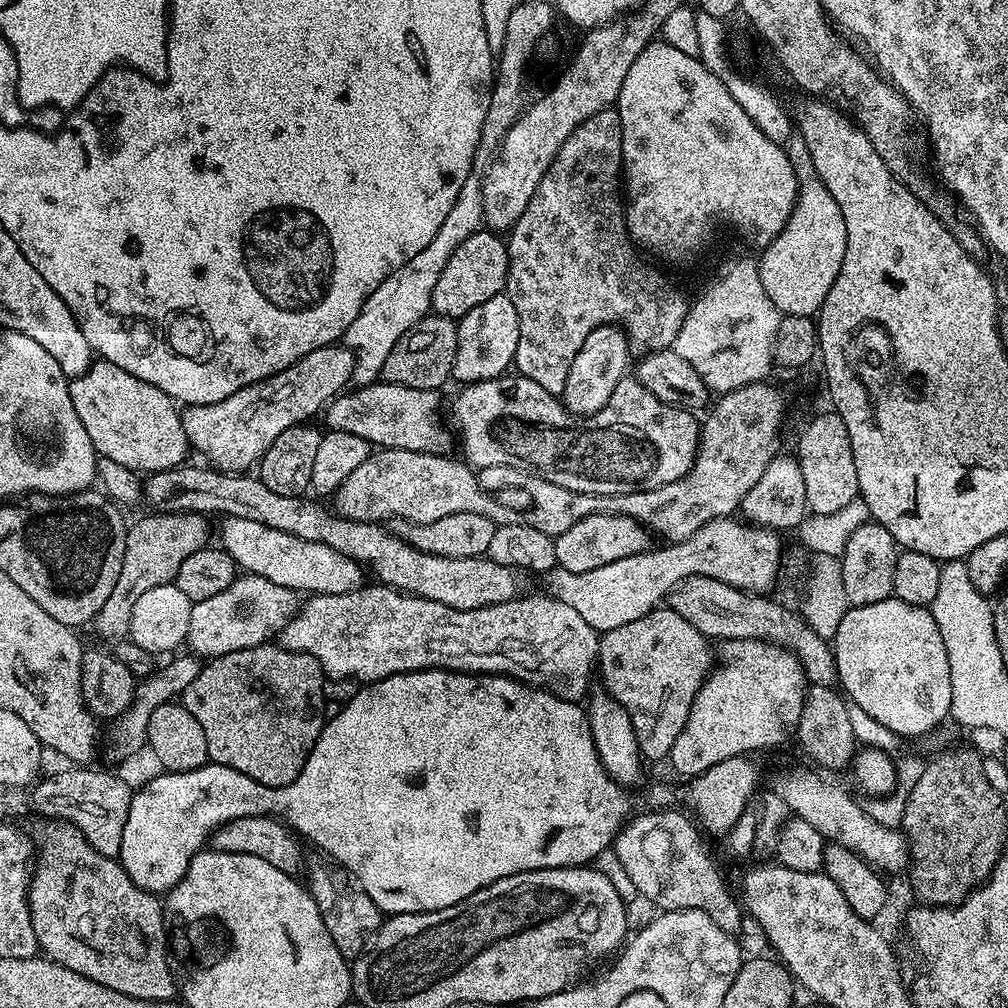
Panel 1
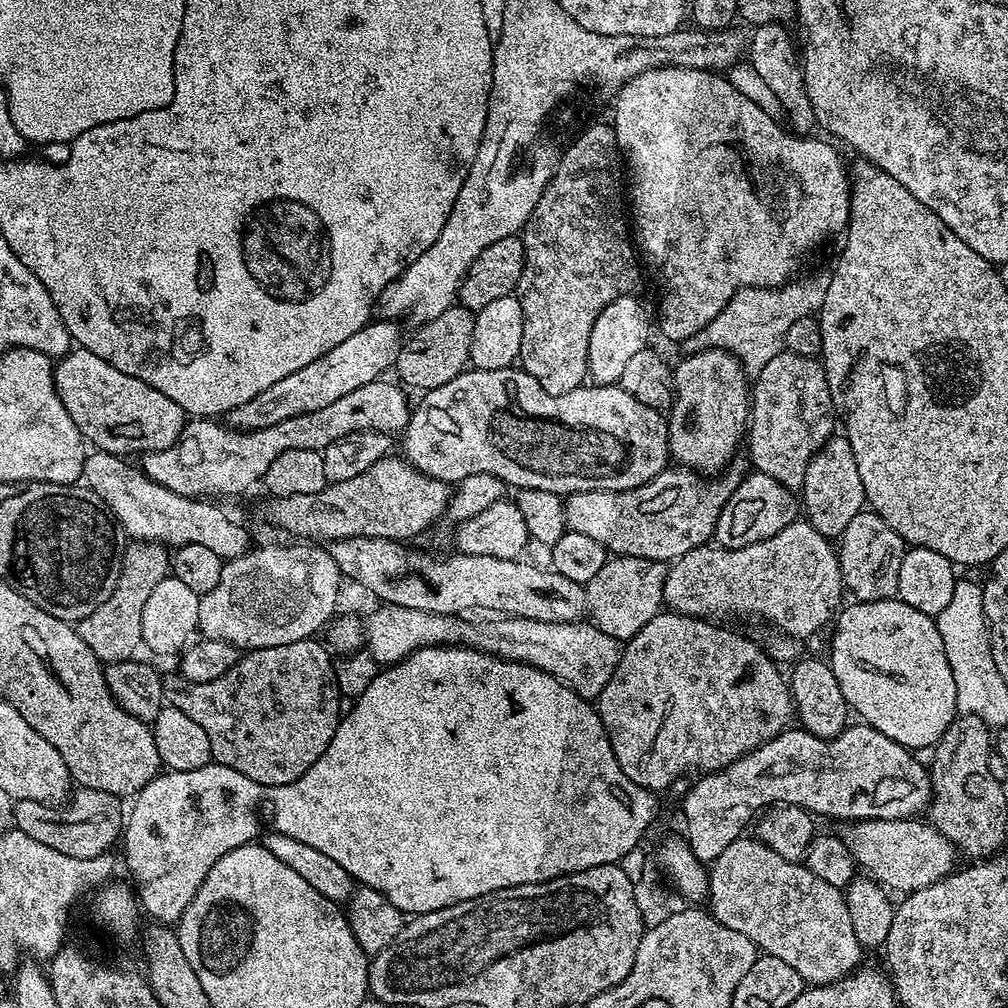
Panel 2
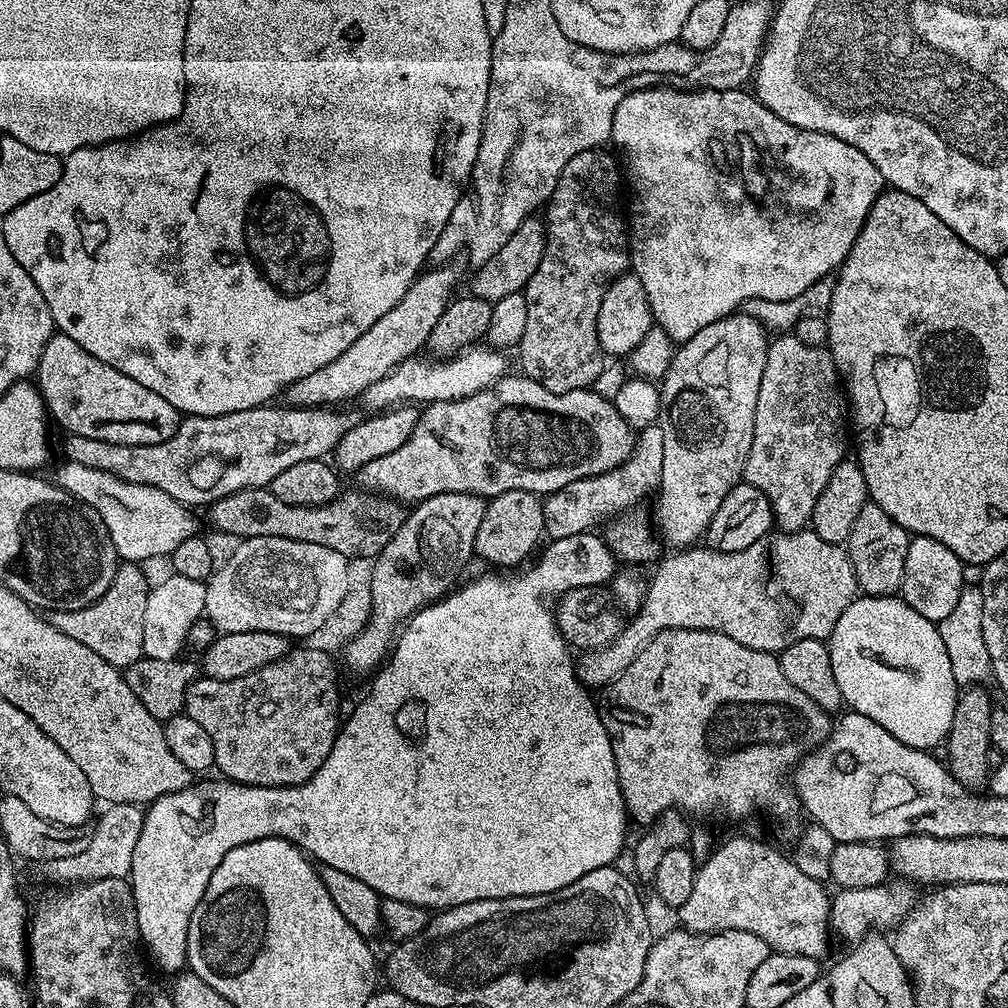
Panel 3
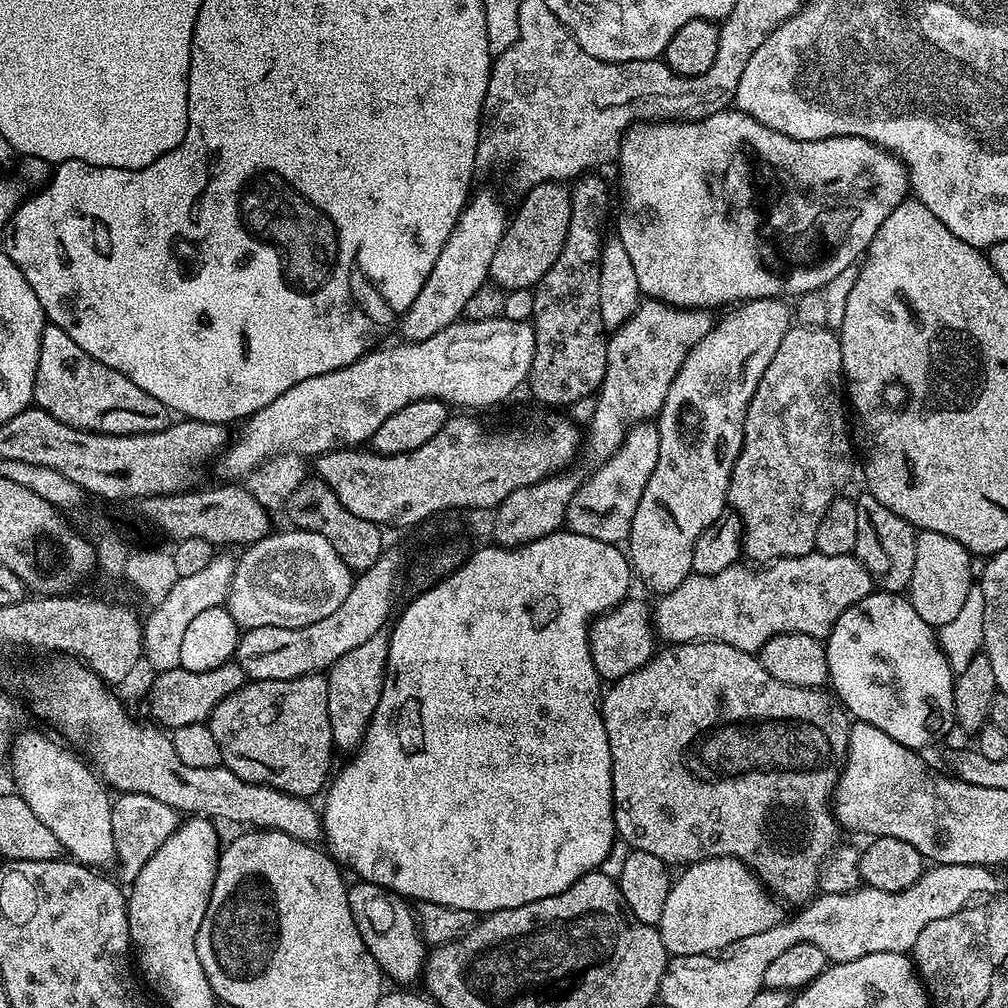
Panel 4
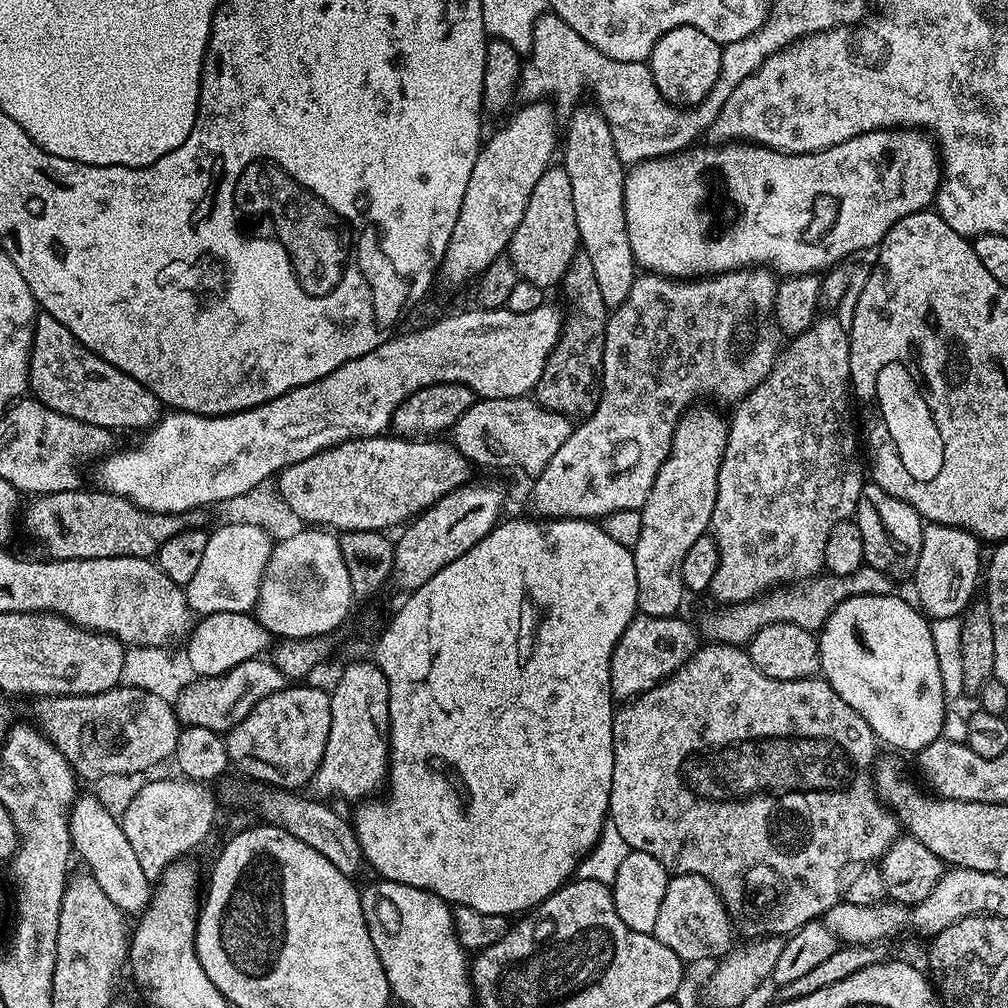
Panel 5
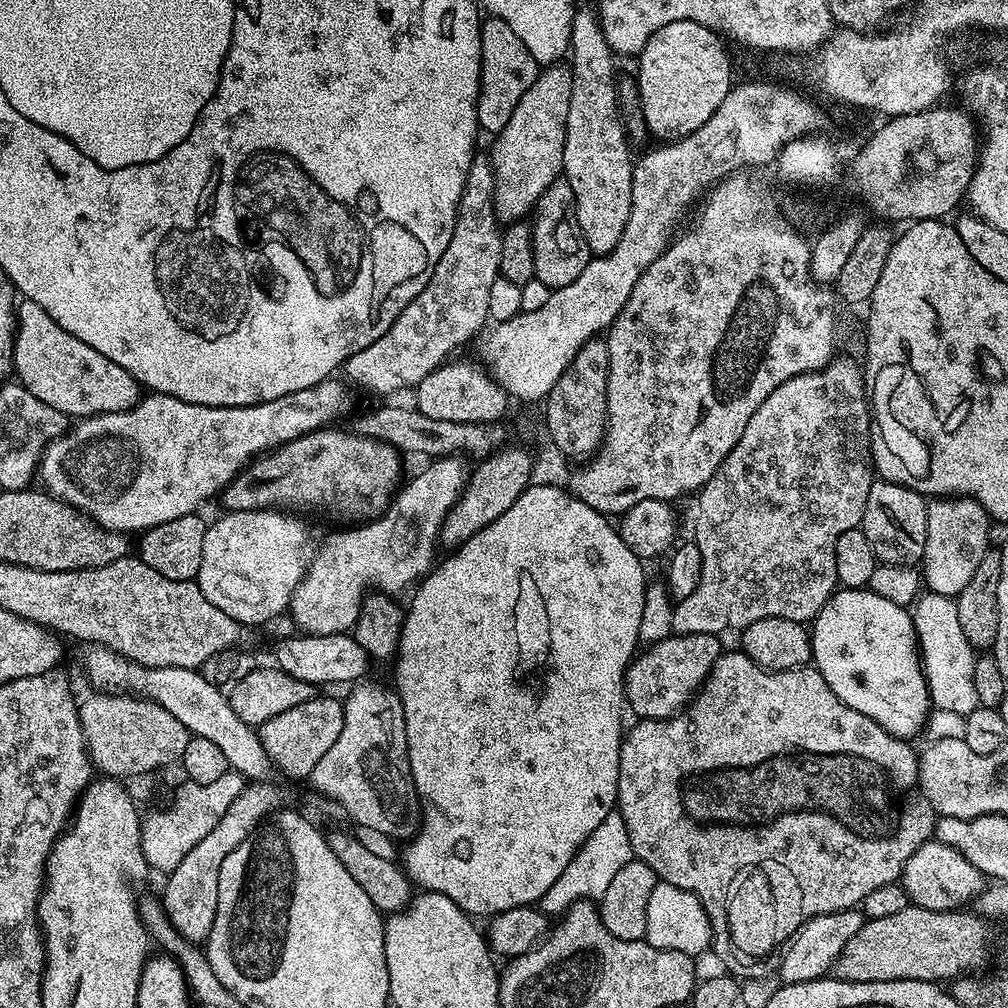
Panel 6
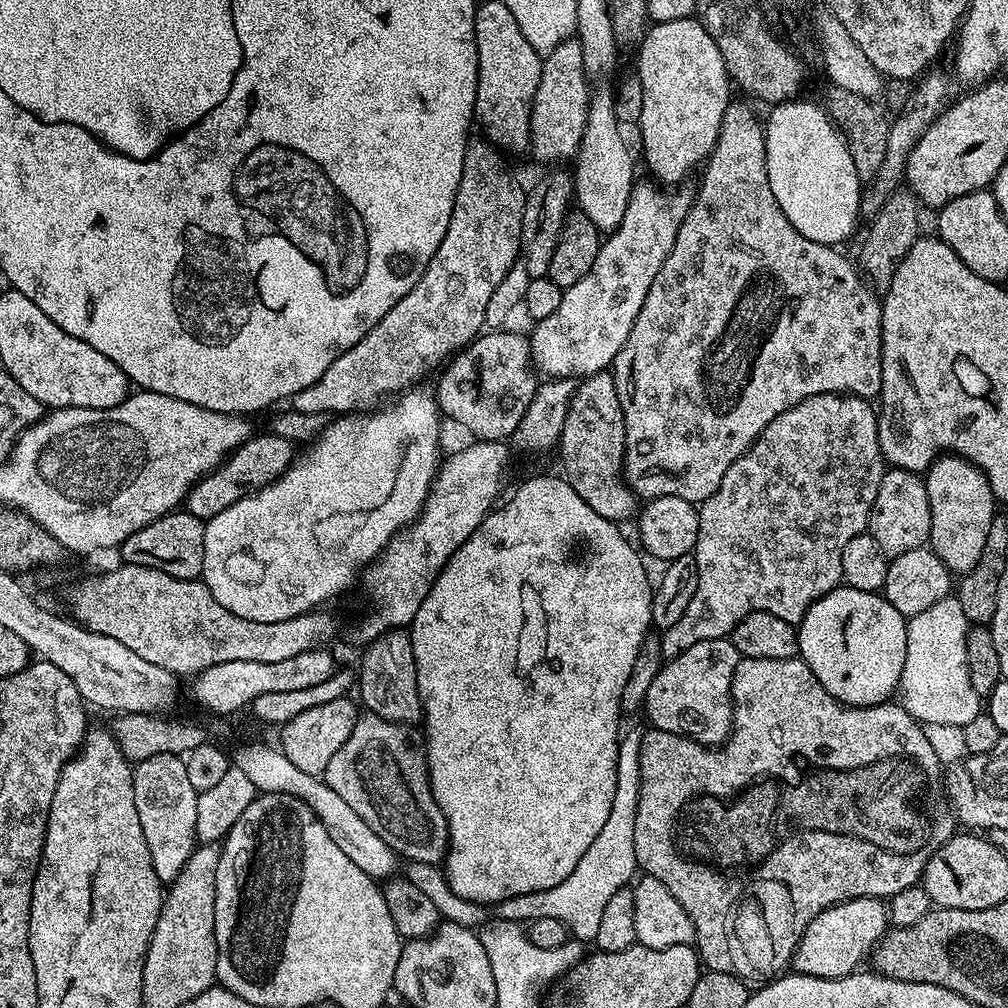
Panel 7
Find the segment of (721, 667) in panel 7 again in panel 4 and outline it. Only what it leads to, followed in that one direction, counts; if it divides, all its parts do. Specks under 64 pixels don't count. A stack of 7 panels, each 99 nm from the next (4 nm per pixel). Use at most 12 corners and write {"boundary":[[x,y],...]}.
{"boundary":[[625,598],[589,627],[601,681],[657,651],[649,605]]}

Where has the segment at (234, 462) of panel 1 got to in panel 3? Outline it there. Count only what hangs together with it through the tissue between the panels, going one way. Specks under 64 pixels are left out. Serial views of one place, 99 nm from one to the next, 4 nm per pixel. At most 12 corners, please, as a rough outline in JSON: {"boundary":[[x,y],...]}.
{"boundary":[[421,271],[346,354],[286,390],[340,406],[427,345],[456,272]]}

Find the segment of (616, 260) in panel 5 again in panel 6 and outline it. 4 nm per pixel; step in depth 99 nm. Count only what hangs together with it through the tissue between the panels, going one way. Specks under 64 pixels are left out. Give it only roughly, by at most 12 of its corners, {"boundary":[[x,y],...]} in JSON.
{"boundary":[[572,14],[563,179],[596,256],[632,213],[612,47]]}

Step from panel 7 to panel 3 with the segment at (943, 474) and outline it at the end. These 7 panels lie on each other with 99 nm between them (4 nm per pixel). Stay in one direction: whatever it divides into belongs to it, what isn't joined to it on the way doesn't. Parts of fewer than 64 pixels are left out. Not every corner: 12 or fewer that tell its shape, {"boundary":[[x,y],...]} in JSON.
{"boundary":[[912,536],[899,595],[942,621],[966,565],[934,538]]}

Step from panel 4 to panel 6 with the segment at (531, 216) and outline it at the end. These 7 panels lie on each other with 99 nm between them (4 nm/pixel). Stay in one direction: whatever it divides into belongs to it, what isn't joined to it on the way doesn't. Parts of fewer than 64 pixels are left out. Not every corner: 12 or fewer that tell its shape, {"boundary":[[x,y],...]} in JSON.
{"boundary":[[546,186],[530,227],[535,279],[570,286],[594,254],[574,190]]}

